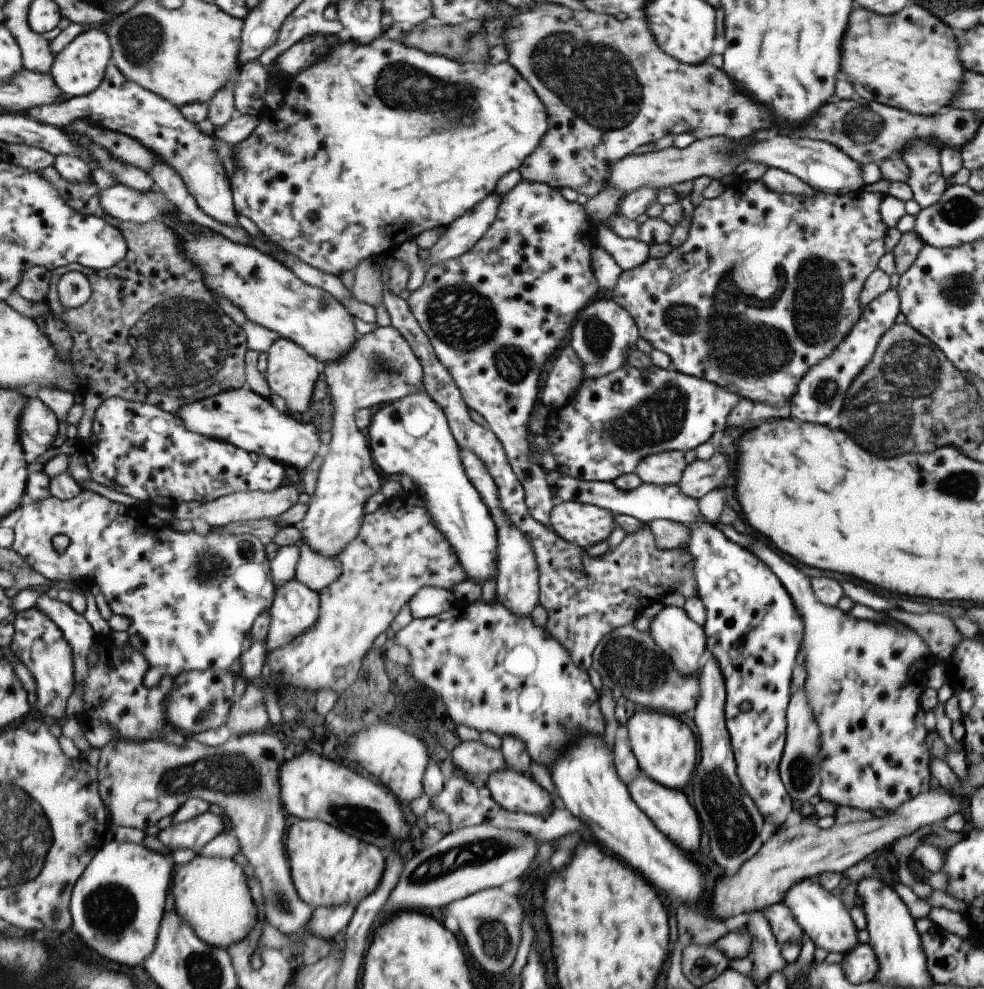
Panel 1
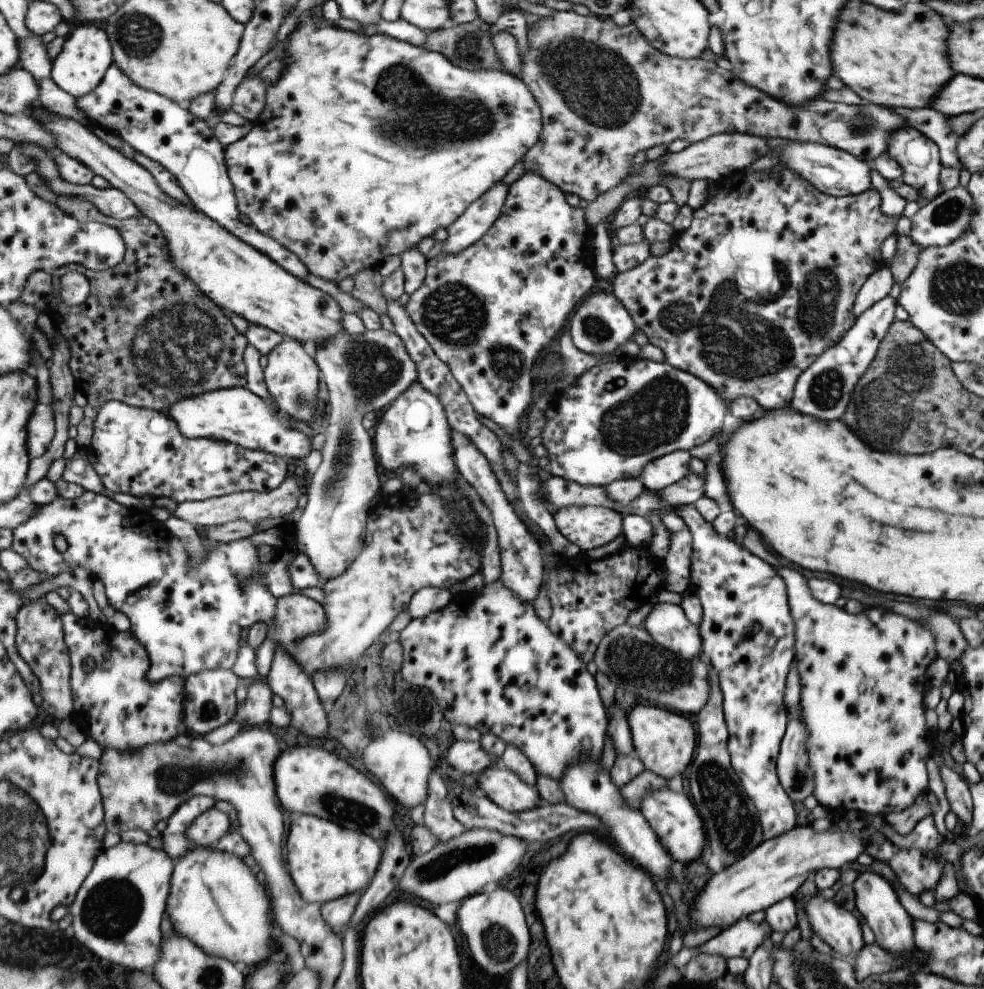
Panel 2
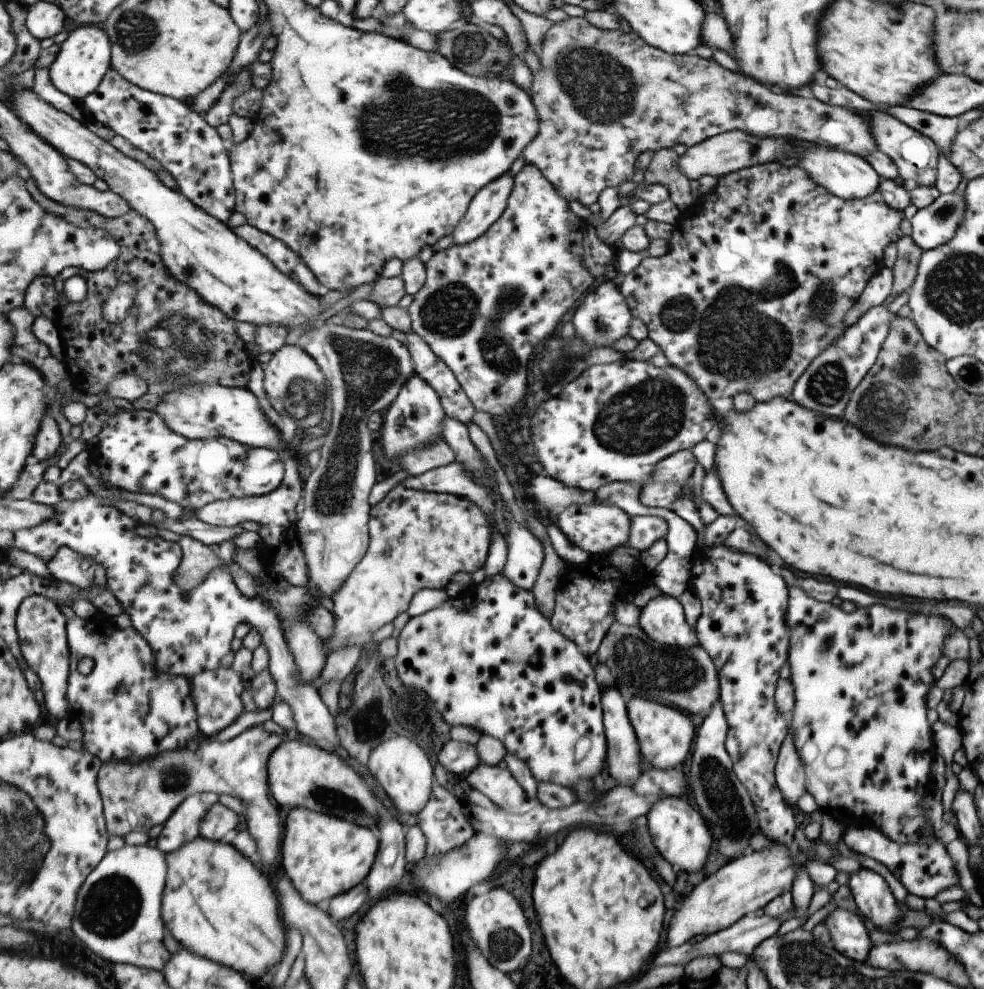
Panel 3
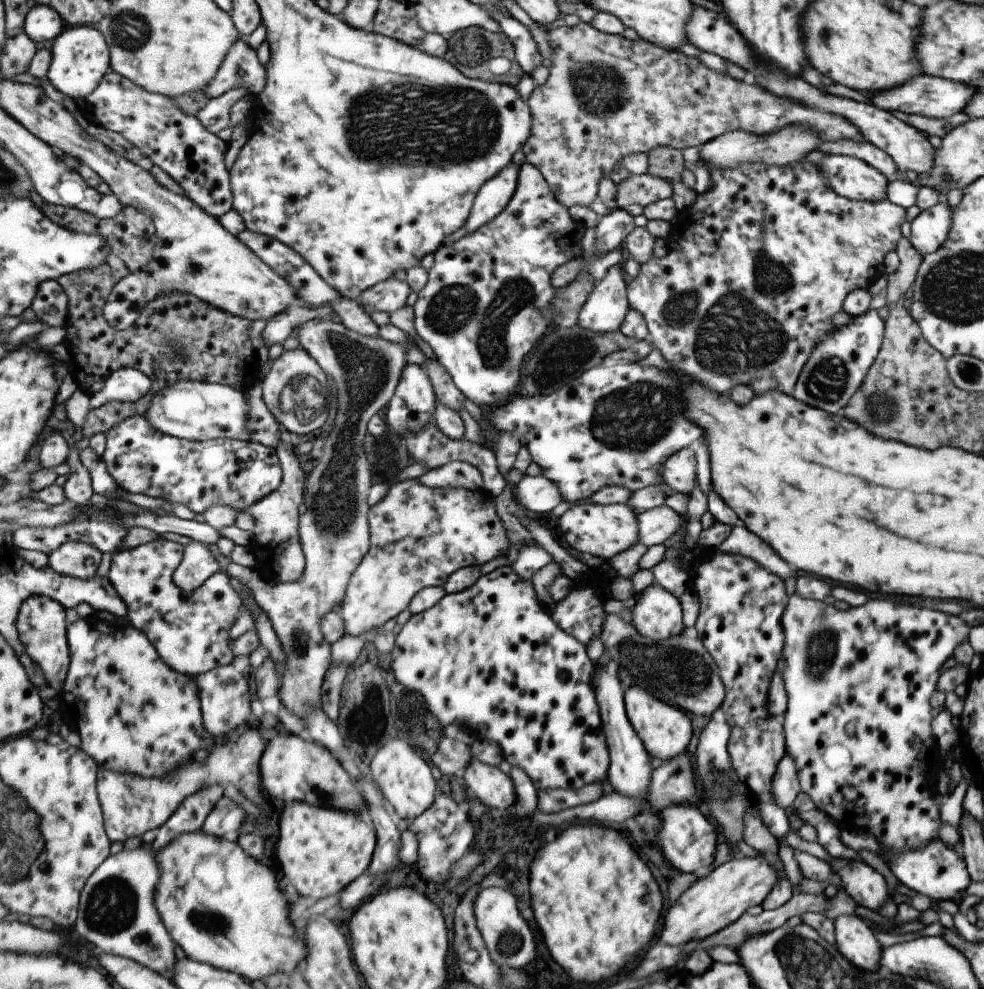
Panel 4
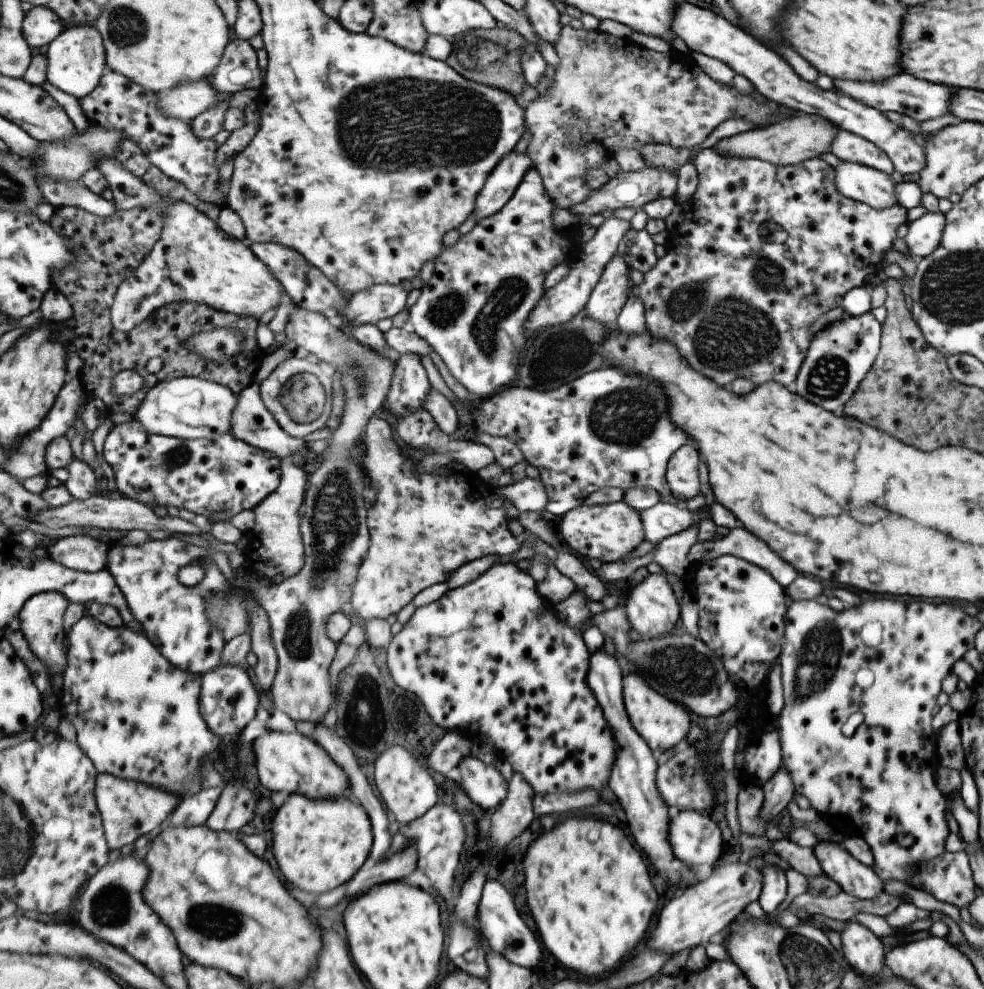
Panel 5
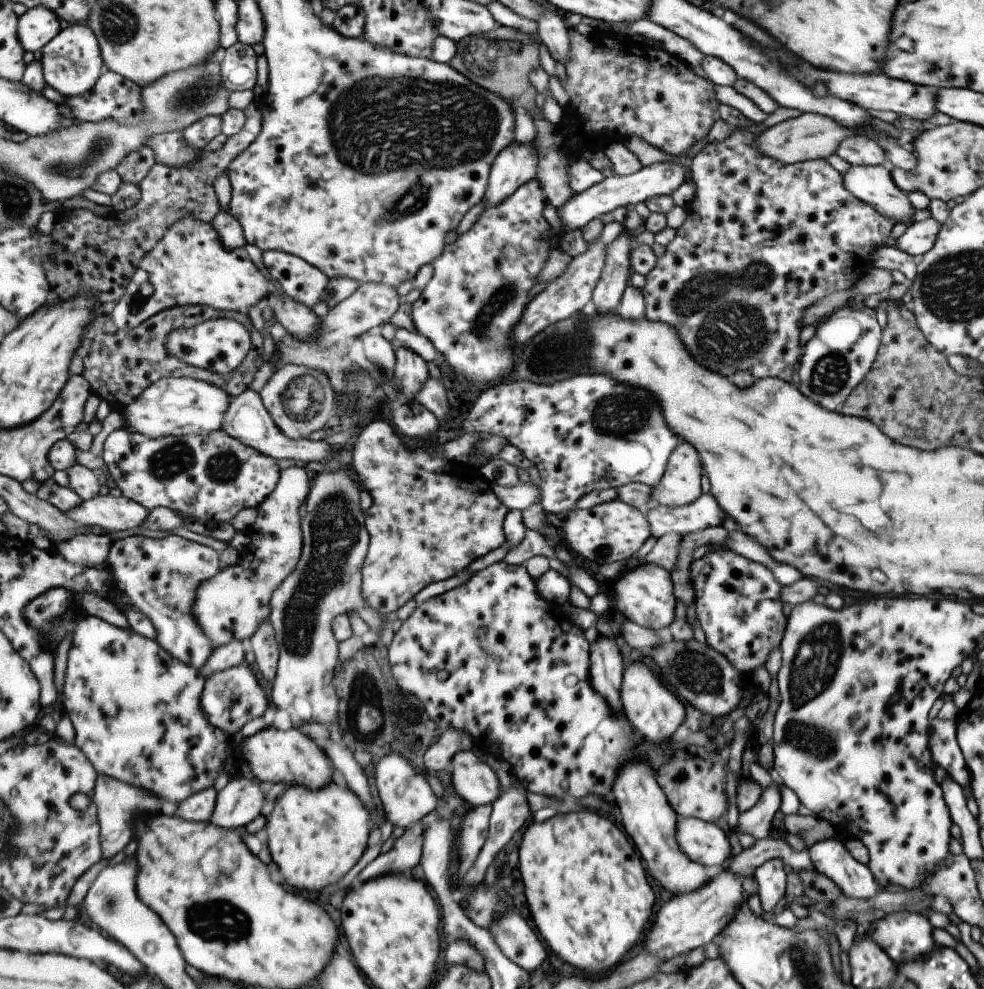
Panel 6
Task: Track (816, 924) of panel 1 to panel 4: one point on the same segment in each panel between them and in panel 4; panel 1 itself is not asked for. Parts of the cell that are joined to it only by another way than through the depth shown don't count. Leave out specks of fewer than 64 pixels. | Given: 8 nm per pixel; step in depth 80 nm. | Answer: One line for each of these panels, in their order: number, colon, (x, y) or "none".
2: (837, 928)
3: (847, 934)
4: (854, 941)

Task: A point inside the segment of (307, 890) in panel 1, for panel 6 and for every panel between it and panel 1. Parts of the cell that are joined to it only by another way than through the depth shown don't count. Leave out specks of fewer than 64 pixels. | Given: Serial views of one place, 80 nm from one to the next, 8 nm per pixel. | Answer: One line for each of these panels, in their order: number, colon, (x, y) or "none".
2: (327, 861)
3: (325, 856)
4: (322, 850)
5: (320, 844)
6: (315, 837)

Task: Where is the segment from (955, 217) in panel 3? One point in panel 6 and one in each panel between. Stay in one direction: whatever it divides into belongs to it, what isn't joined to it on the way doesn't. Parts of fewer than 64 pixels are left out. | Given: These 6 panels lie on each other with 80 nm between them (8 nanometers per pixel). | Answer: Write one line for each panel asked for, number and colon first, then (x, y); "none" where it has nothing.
4: (928, 230)
5: (923, 234)
6: (918, 237)

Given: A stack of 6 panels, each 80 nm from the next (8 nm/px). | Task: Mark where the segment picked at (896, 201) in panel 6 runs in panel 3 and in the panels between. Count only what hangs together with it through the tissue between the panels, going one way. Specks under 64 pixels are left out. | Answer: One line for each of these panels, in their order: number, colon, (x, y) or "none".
3: (846, 176)
4: (848, 177)
5: (863, 184)

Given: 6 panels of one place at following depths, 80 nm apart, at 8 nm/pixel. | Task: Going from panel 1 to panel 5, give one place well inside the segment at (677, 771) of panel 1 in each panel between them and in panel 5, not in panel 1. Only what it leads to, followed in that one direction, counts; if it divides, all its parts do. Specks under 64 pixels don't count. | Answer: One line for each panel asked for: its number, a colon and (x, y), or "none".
2: (663, 741)
3: (665, 735)
4: (664, 730)
5: (661, 723)

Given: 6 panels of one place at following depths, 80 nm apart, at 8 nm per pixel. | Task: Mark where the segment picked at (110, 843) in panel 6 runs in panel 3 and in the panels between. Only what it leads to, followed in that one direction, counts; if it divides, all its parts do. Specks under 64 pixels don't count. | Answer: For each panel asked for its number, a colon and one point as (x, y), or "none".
3: (139, 796)
4: (132, 805)
5: (130, 810)

